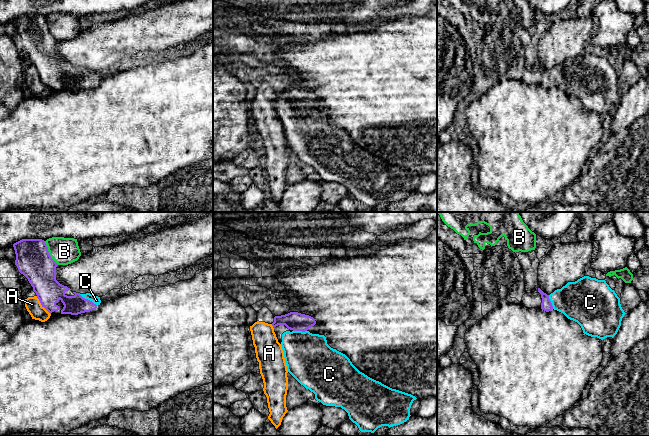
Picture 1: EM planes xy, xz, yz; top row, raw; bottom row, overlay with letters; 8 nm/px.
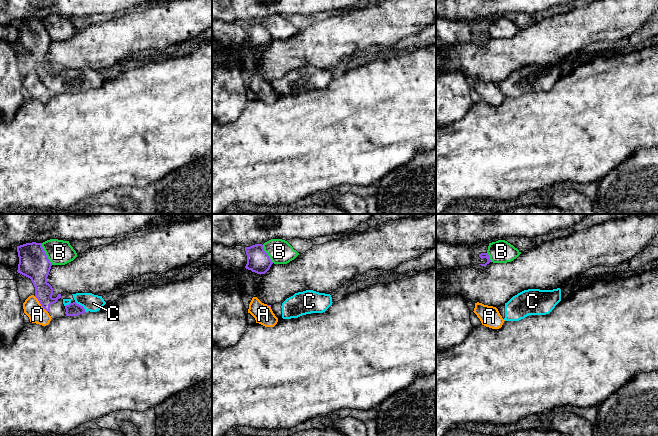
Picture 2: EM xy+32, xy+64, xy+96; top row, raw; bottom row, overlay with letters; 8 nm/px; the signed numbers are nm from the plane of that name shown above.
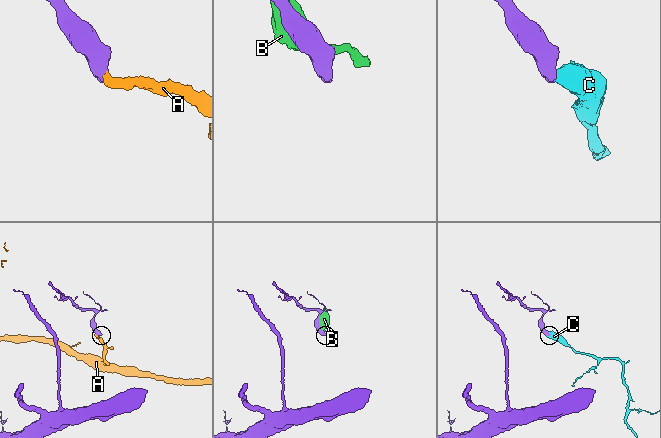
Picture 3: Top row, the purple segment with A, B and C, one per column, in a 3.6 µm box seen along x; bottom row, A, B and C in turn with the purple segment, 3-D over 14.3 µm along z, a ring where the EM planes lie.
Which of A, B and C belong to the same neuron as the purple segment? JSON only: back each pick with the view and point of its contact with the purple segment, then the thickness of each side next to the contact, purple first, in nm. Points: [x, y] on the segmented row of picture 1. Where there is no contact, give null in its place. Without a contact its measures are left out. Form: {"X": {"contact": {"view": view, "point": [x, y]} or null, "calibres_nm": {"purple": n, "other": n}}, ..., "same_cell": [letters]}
{"C": {"contact": {"view": "xy", "point": [87, 299]}, "calibres_nm": {"purple": 160, "other": 70}}, "same_cell": ["C"]}

